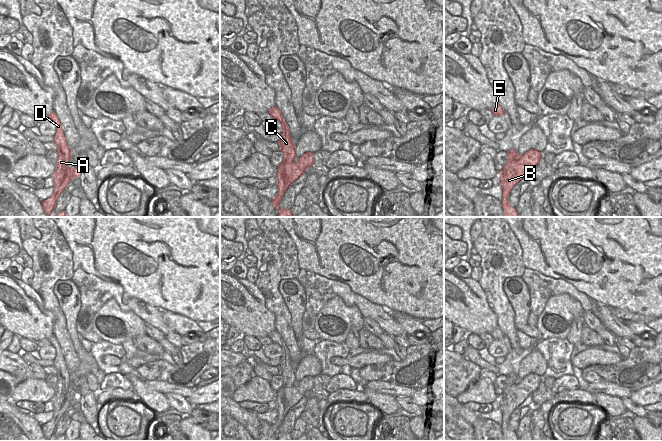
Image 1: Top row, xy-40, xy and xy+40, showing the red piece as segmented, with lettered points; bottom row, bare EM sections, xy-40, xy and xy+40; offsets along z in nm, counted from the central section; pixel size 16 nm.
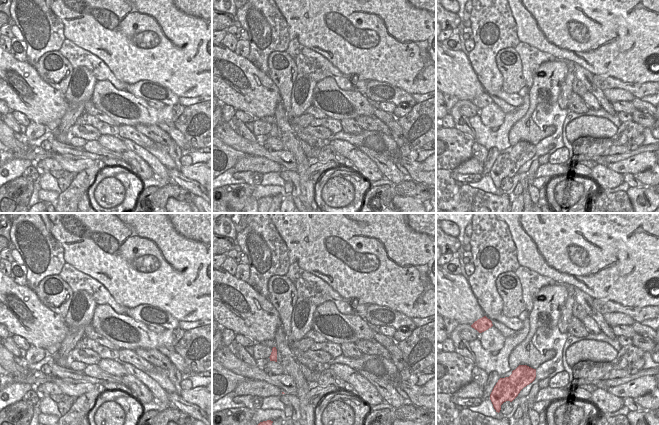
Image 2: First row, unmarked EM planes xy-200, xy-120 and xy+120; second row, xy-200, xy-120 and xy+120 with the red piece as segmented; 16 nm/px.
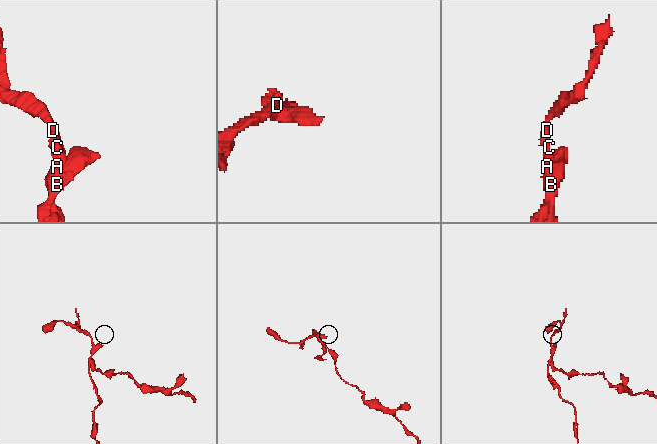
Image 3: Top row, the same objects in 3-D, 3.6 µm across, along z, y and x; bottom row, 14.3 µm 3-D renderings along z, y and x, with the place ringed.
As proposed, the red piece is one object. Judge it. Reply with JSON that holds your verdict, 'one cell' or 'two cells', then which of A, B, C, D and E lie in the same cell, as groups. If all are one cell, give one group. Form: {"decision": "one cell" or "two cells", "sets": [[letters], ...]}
{"decision": "two cells", "sets": [["A", "C", "D", "E"], ["B"]]}

